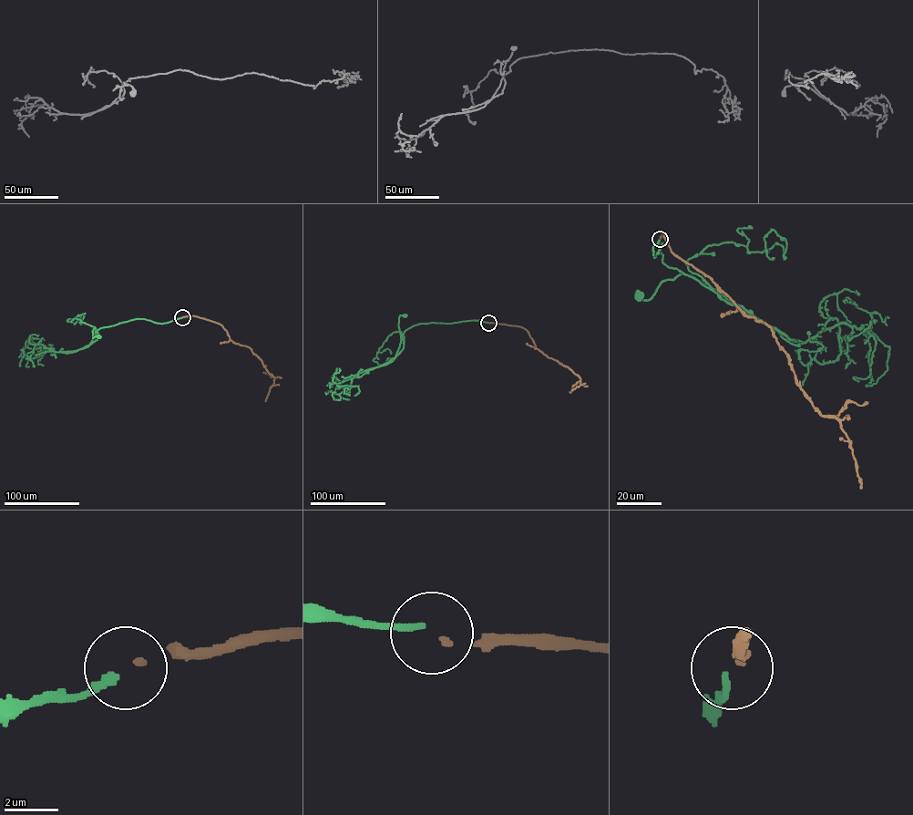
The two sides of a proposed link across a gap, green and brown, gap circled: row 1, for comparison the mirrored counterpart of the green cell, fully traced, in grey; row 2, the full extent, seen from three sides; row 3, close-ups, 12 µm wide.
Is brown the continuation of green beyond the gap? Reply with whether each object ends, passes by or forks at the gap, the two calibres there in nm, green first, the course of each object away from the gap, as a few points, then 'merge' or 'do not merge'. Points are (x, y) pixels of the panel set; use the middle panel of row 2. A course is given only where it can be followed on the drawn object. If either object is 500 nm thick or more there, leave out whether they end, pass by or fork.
green ends there; brown ends there; 260 nm thick on the green side, 170 nm on the other; green runs (488, 322), (474, 320), (413, 325), (404, 332), (403, 348), (395, 356), (401, 342), (399, 317), (405, 315); brown runs (488, 323), (523, 327), (537, 348), (579, 376), (580, 385), (571, 390); do not merge

